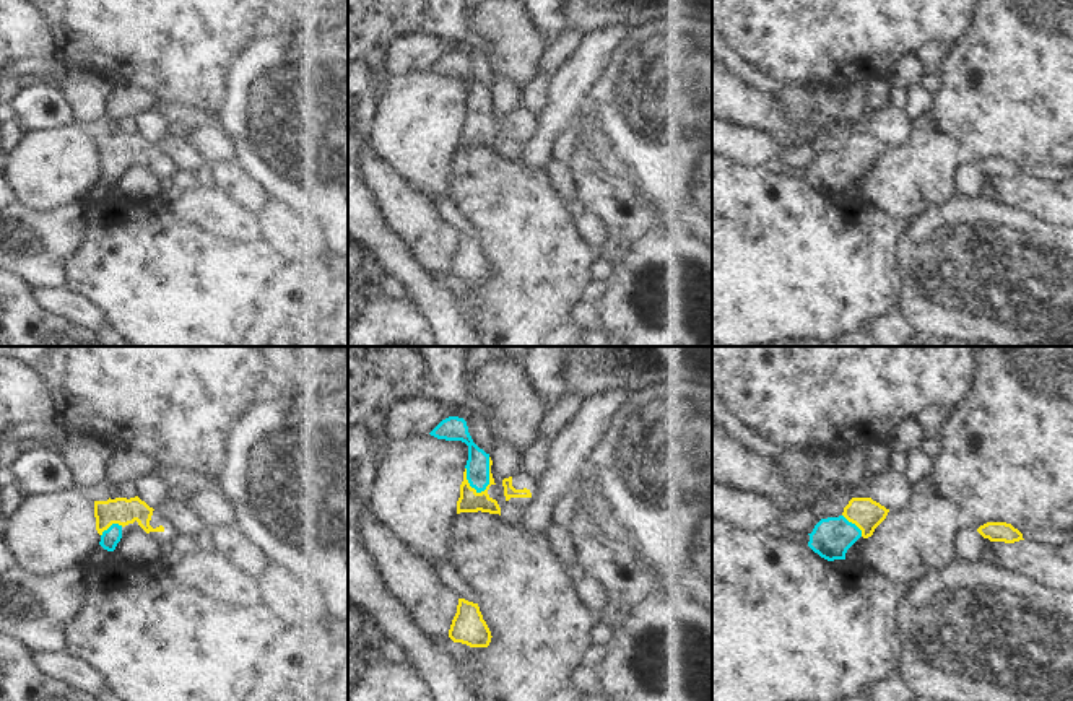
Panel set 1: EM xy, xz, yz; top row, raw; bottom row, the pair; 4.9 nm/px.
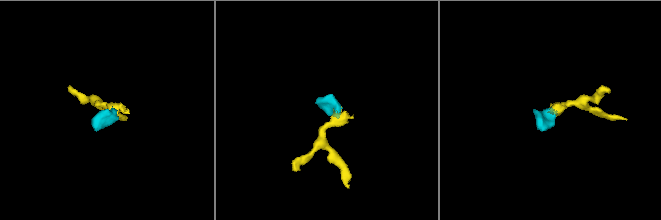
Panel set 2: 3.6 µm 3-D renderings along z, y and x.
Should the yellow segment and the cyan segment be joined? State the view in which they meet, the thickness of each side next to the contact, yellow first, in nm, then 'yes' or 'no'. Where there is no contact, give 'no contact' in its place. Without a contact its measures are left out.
contact in xz; calibres 110 and 110 nm; yes

